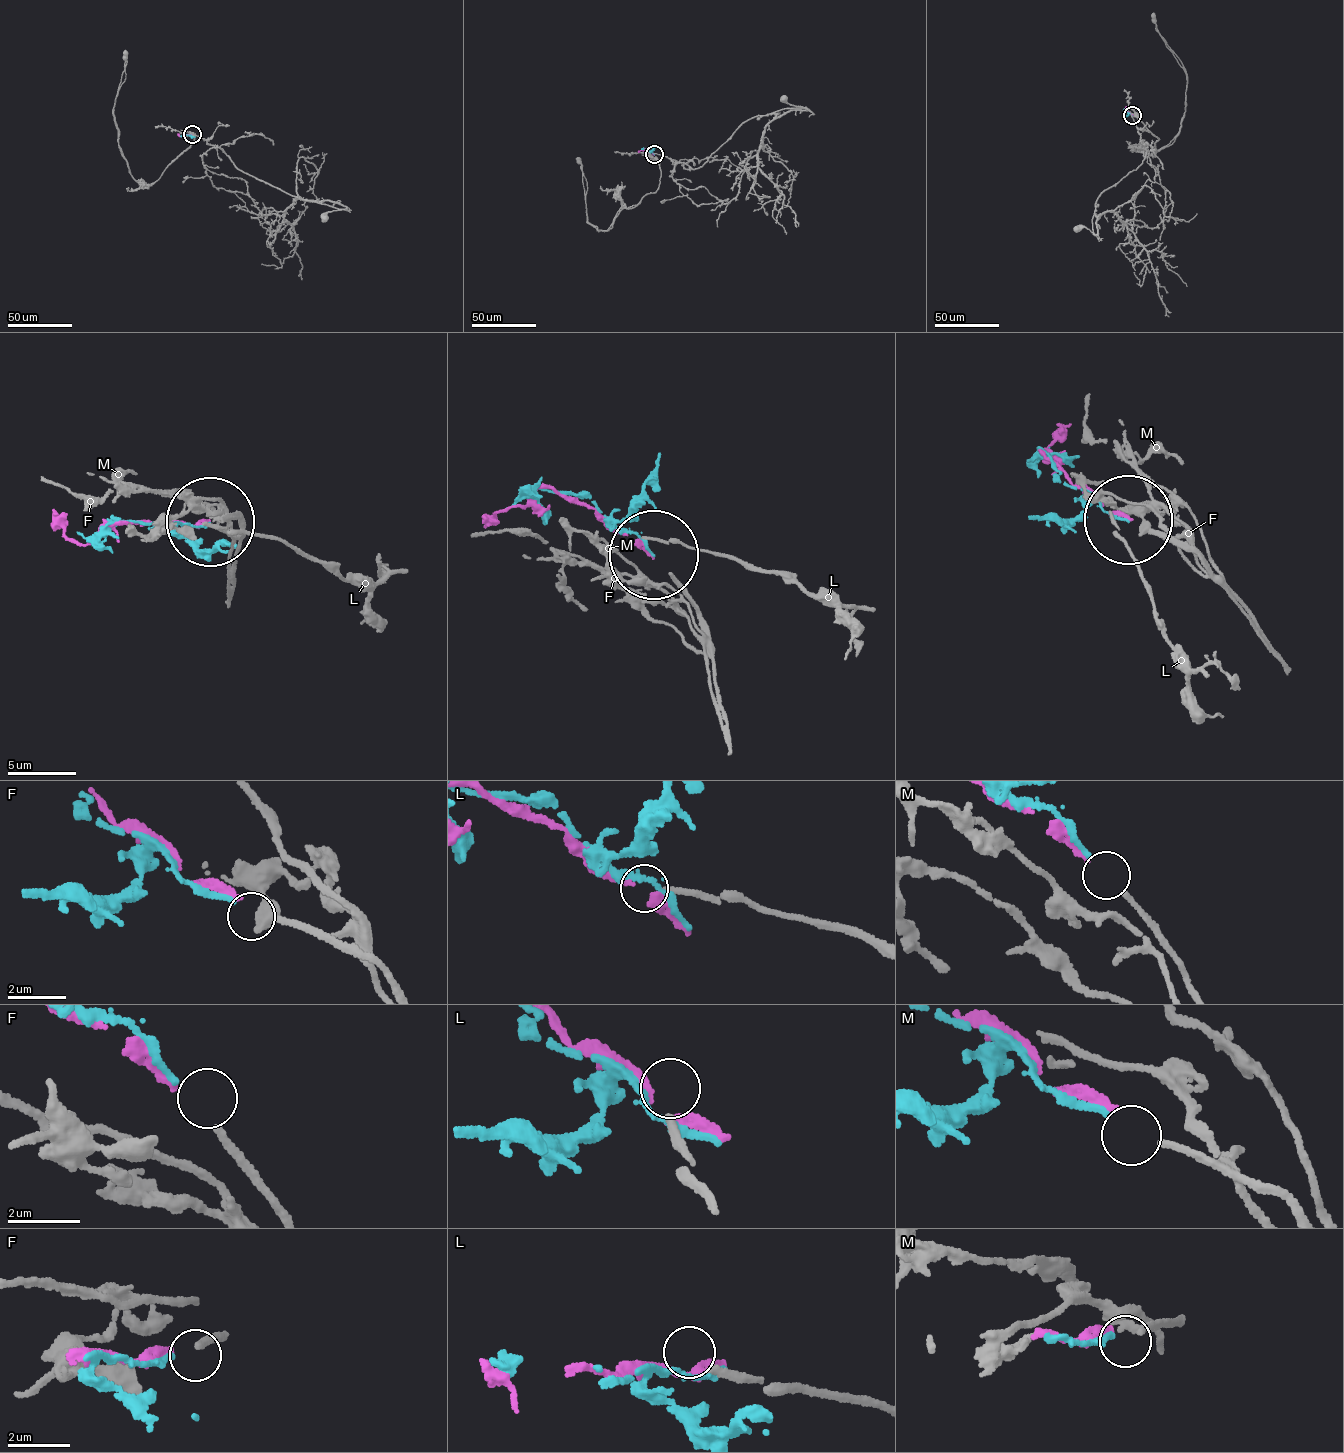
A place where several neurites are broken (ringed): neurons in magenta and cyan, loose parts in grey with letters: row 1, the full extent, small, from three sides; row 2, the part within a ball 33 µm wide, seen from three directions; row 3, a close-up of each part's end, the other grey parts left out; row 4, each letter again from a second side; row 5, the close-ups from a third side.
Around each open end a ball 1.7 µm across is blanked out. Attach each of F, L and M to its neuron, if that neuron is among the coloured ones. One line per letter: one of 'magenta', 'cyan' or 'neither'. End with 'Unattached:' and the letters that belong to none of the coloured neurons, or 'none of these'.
F: magenta
L: neither
M: cyan
Unattached: L

